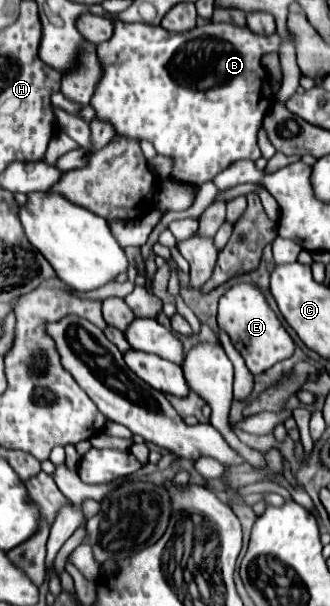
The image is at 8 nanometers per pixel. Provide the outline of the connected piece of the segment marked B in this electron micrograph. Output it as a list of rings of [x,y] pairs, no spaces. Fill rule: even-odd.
[[[116,20],[114,22],[114,36],[104,42],[98,44],[96,54],[98,60],[102,64],[102,78],[96,84],[96,90],[92,94],[90,106],[96,112],[96,118],[102,122],[108,122],[110,126],[114,126],[118,136],[126,136],[126,138],[134,138],[134,140],[148,140],[158,154],[168,156],[174,160],[174,170],[172,170],[172,178],[176,178],[178,182],[186,182],[186,184],[204,184],[210,182],[218,172],[222,172],[224,168],[228,168],[232,162],[248,158],[248,160],[258,160],[260,158],[260,148],[258,148],[258,130],[262,128],[262,118],[266,116],[266,112],[270,110],[270,104],[274,102],[274,92],[272,86],[268,82],[266,70],[262,68],[260,60],[264,54],[270,52],[278,52],[282,46],[284,38],[274,32],[270,36],[262,36],[262,34],[254,34],[248,26],[238,26],[238,24],[228,24],[228,22],[208,22],[202,26],[196,26],[188,32],[168,32],[162,26],[150,26],[150,24],[126,24]]]

